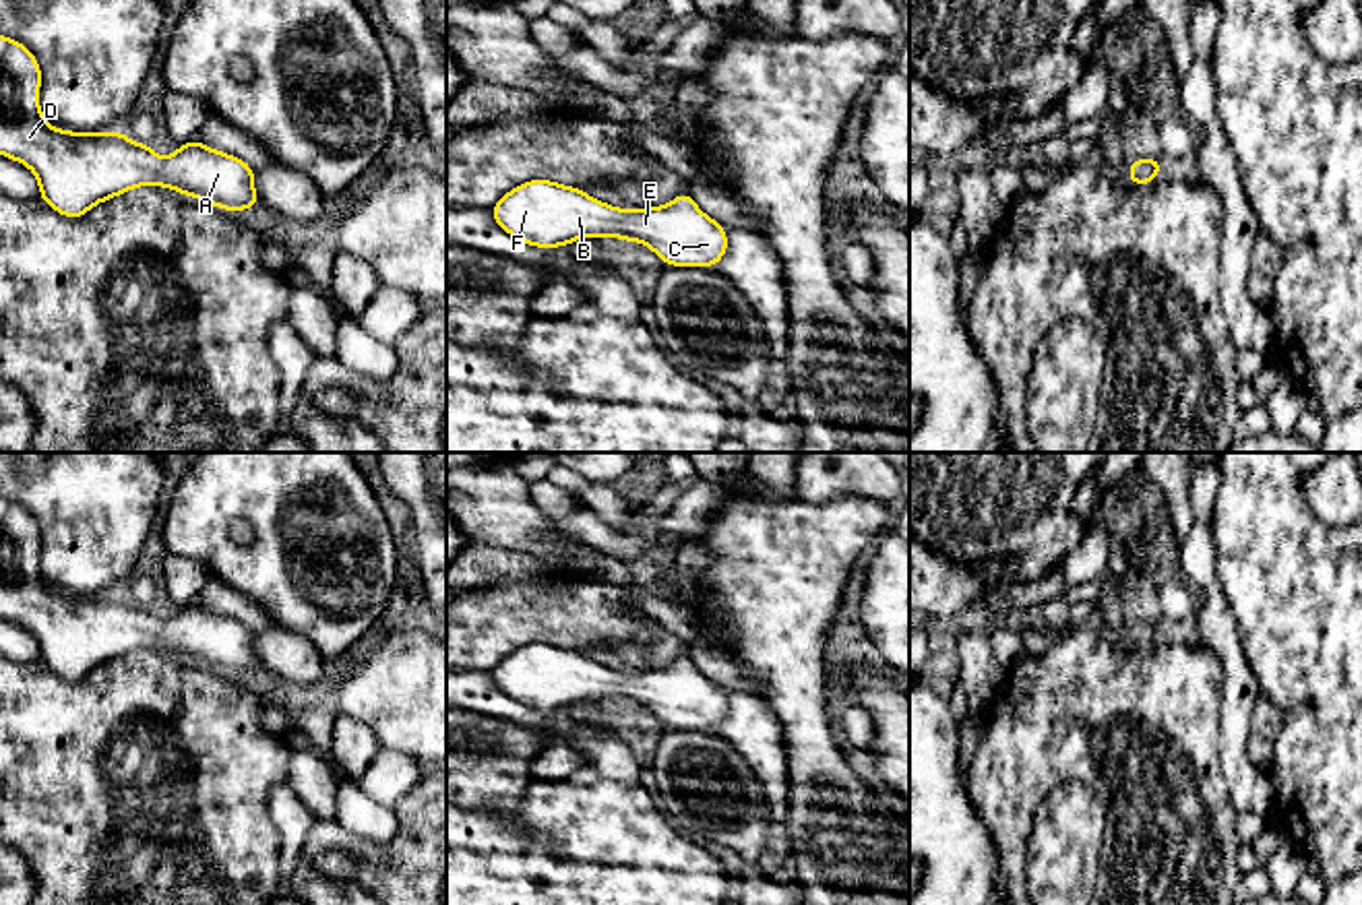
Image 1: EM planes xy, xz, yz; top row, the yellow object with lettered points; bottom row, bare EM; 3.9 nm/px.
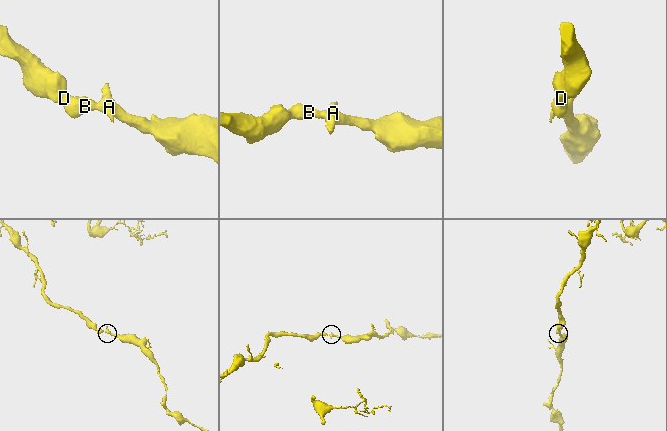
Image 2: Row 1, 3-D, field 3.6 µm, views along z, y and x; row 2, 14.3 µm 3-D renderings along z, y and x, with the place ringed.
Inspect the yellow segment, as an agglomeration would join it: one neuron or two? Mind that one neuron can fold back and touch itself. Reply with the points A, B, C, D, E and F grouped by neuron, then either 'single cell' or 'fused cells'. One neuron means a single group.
groups A B C D E F; single cell

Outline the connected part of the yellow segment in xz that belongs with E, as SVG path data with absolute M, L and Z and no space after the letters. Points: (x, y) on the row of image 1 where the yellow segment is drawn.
M527 180L490 213L500 229L533 248L560 248L581 238L641 242L668 267L713 269L728 252L728 231L705 215L690 192L663 207L616 209L581 188Z

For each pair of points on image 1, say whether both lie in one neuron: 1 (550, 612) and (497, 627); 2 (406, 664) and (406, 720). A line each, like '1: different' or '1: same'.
1: same
2: same

